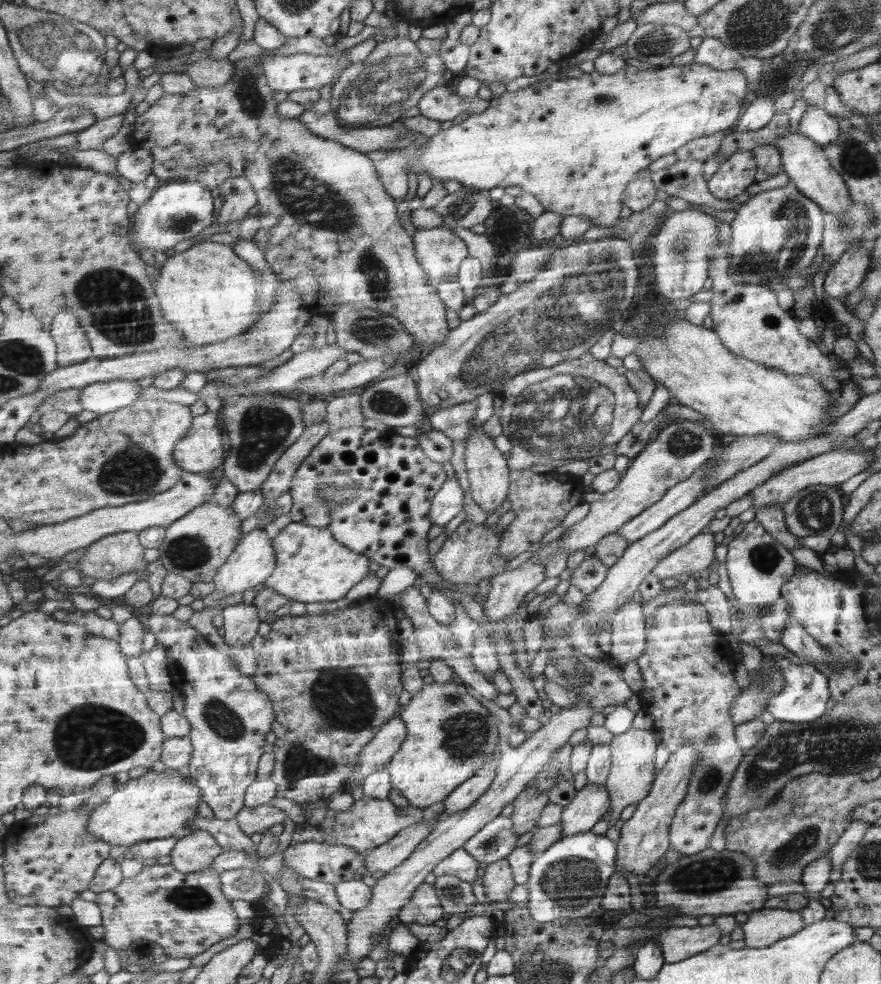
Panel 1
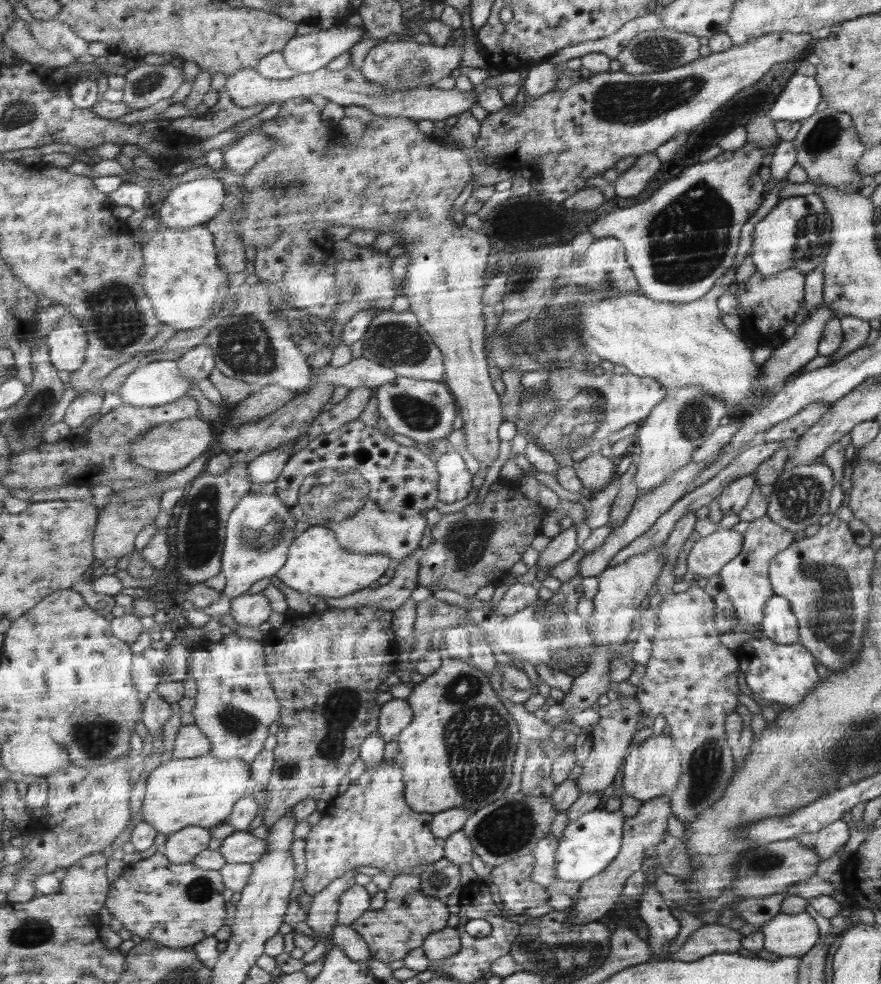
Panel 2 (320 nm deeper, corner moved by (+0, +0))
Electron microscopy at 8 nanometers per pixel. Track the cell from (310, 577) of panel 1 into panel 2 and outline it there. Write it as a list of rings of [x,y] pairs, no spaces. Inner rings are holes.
[[[311,524],[295,538],[288,560],[277,575],[288,588],[322,597],[342,598],[382,578],[388,570],[390,557],[388,553],[368,554],[346,550],[331,528]]]

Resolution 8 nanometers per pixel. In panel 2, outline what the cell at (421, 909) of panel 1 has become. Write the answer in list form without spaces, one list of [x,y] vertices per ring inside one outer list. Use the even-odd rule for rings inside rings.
[[[412,874],[392,878],[392,884],[384,891],[384,906],[378,910],[366,910],[352,924],[356,933],[365,940],[371,956],[384,962],[403,959],[410,951],[422,947],[430,934],[438,933],[446,927],[448,904],[427,895],[421,889],[421,880]]]

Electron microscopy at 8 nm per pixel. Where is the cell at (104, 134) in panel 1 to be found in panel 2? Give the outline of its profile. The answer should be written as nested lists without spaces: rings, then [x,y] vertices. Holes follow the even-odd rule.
[[[142,63],[127,74],[124,102],[133,110],[148,108],[159,100],[170,98],[182,86],[184,73],[181,66],[172,63],[152,65]]]

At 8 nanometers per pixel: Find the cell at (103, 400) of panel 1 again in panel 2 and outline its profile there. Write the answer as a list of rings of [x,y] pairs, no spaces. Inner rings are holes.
[[[160,360],[140,364],[120,387],[118,395],[122,397],[124,405],[154,407],[186,397],[192,386],[192,382],[178,370],[175,360]]]

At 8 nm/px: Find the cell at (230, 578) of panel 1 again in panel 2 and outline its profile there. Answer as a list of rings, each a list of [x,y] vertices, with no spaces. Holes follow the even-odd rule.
[[[246,493],[236,503],[227,520],[221,554],[221,571],[227,580],[223,594],[230,599],[240,597],[250,588],[250,584],[274,576],[281,570],[288,560],[290,546],[301,534],[295,529],[296,522],[294,514],[278,495]]]

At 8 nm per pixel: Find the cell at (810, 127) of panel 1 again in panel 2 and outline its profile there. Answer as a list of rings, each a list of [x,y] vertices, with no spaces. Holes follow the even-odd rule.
[[[794,73],[781,90],[767,115],[776,122],[792,120],[804,121],[818,112],[816,106],[821,101],[821,85],[813,76]]]

